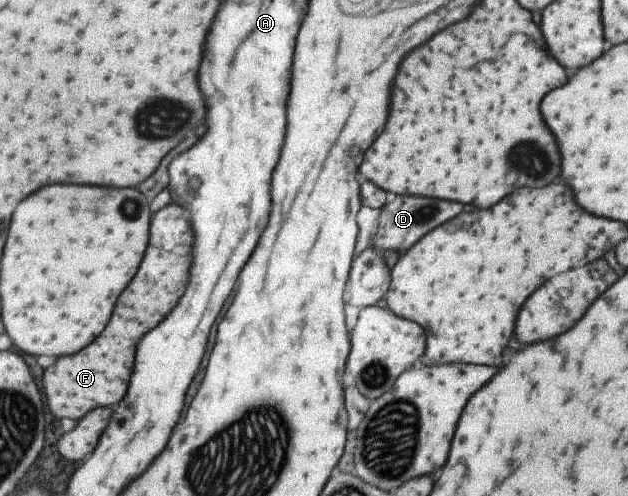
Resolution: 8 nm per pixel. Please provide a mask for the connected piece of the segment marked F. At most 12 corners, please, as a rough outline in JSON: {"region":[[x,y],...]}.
{"region":[[150,217],[104,331],[43,369],[54,417],[122,399],[138,339],[184,291],[188,221]]}

